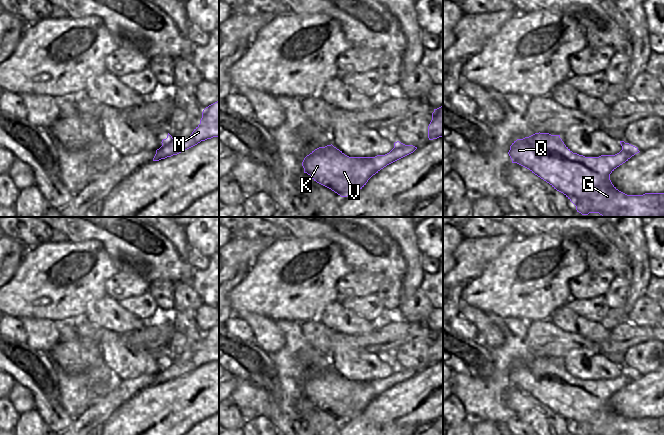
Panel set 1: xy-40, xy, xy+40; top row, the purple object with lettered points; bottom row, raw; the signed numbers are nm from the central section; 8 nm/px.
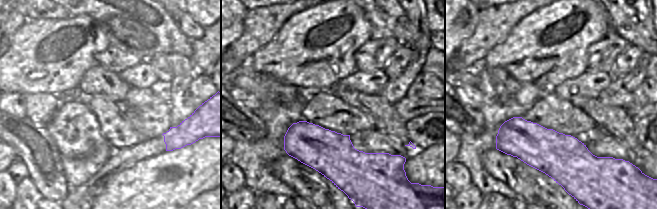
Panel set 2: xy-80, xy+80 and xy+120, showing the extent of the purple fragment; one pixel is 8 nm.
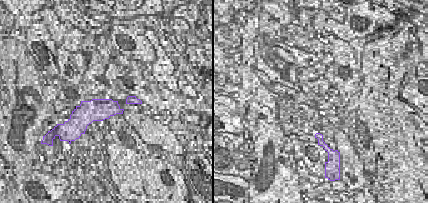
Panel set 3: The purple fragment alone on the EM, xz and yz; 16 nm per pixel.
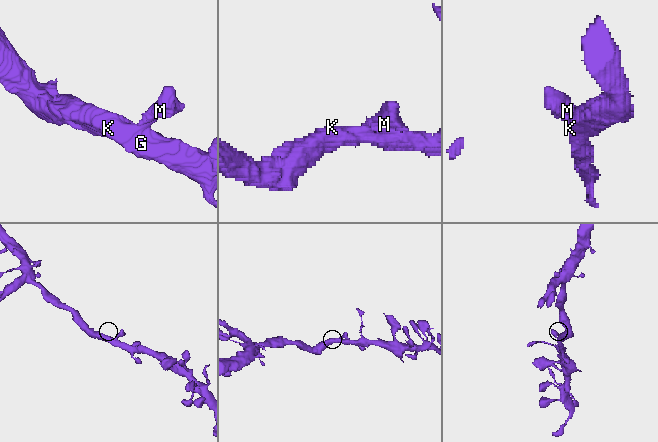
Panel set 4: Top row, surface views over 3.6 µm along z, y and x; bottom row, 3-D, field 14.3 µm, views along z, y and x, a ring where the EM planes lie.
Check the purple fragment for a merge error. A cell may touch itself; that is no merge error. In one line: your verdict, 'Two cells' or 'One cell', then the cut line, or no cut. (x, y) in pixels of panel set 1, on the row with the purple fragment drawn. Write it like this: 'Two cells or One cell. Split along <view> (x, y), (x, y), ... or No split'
One cell. No split.

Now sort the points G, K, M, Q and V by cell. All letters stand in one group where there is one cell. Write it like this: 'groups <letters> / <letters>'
groups G K M Q V

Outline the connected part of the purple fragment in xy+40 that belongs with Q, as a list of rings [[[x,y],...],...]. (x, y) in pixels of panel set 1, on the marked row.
[[[535,133],[517,139],[508,152],[512,163],[517,163],[563,193],[582,215],[599,213],[602,217],[664,217],[664,193],[627,195],[611,182],[610,174],[620,165],[639,153],[637,147],[620,141],[622,150],[615,155],[585,157],[573,153],[562,141],[560,135]]]

